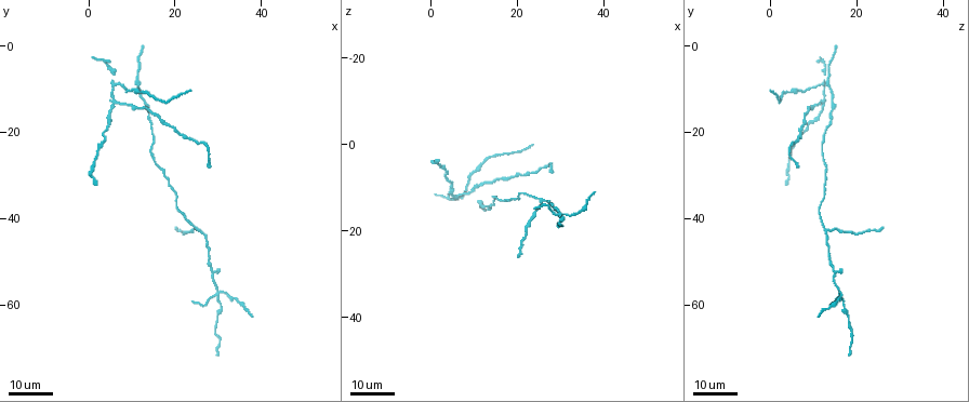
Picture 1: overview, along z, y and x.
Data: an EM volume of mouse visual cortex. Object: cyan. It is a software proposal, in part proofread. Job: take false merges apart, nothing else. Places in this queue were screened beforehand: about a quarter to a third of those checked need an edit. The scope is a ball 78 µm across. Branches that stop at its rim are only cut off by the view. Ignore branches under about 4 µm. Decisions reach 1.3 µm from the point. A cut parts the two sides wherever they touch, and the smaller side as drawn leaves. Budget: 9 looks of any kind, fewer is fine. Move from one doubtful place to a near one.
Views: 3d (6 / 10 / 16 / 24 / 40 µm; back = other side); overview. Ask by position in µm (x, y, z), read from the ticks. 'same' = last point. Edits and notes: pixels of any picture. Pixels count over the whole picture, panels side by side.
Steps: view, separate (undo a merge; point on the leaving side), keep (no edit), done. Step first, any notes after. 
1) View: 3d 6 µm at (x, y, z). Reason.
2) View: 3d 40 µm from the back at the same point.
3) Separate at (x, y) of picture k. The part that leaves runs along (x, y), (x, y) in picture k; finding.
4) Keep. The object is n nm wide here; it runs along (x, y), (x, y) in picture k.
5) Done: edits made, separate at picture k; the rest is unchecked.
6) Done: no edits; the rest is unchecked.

View: 3d 24 µm at (6.0, 6.0, 12.5). Four arms meet.

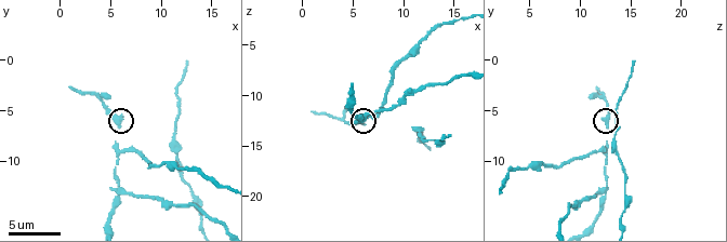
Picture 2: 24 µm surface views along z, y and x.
View: 3d 6 µm at (5.6, 6.6, 12.6).

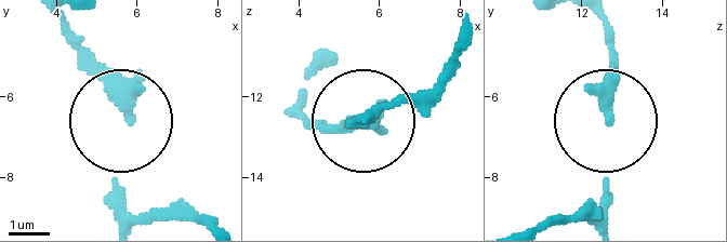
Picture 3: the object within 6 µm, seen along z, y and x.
Keep. The object is 220 nm wide here; one neuron here.

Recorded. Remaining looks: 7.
View: 3d 16 µm at (6.0, 13.0, 12.0). Four arms meet.

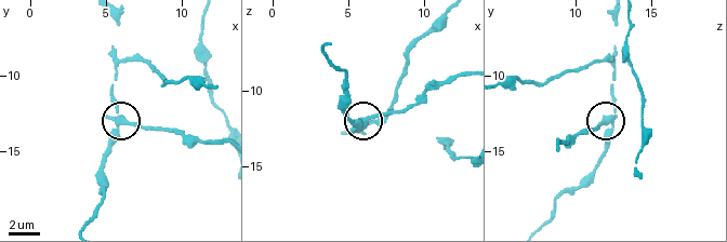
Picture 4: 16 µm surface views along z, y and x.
View: 3d 16 µm from the back at (6.0, 13.0, 12.0).

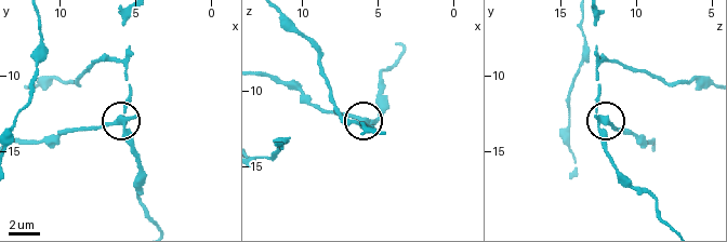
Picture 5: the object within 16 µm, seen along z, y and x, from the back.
Separate at (106, 124) of picture 5. The side arm is 25 µm long; the part that leaves runs along (123, 121), (20, 140) in picture 5; two neurons meet here.

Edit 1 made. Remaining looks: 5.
View: 3d 16 µm at (25.0, 43.0, 13.0). A fork.

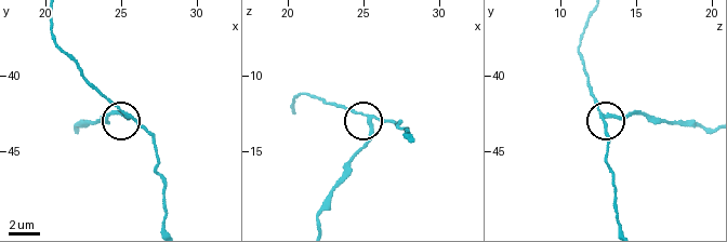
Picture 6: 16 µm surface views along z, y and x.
View: 3d 10 µm at (25.6, 42.8, 13.4).

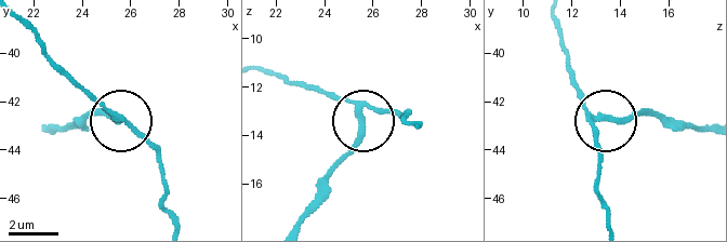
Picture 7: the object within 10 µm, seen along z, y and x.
View: 3d 10 µm from the back at (25.5, 42.6, 13.3).

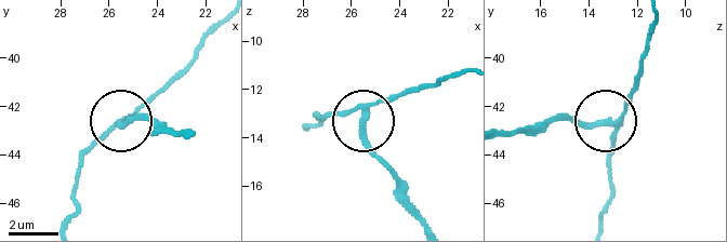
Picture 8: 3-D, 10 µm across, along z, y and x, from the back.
Separate at (366, 144) of picture 8. The part that leaves runs along (364, 110), (366, 146), (420, 220) in picture 8; two neurons meet here.

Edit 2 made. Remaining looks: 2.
Done: edits made, separate at picture 5, separate at picture 8; the rest is unchecked.

